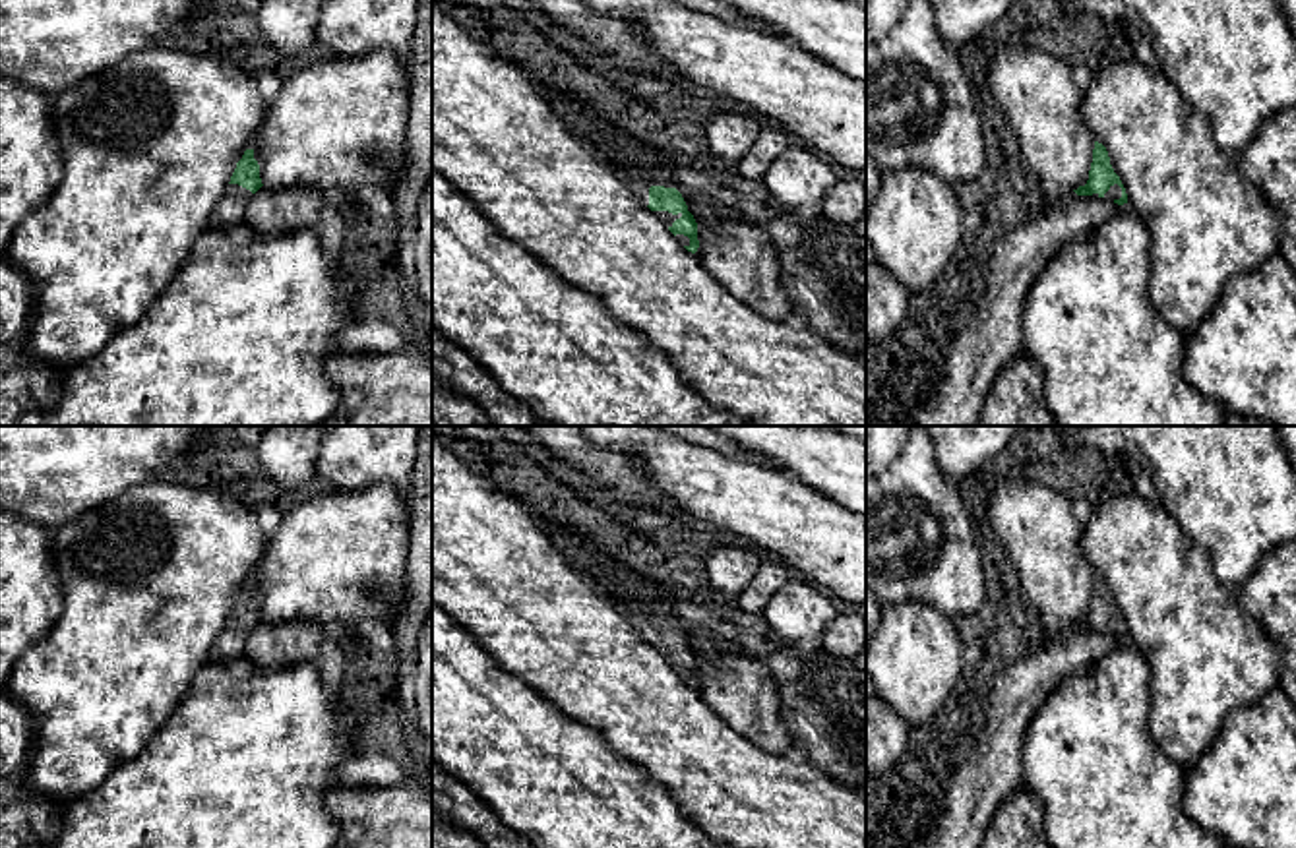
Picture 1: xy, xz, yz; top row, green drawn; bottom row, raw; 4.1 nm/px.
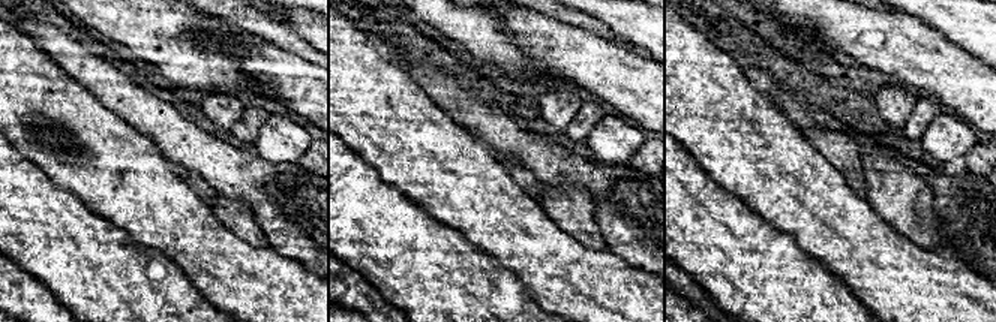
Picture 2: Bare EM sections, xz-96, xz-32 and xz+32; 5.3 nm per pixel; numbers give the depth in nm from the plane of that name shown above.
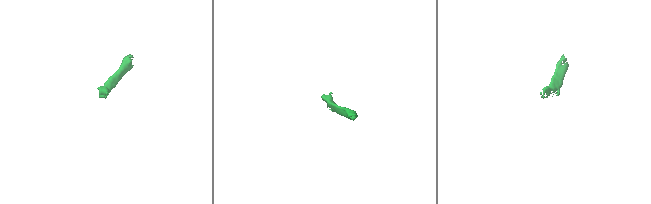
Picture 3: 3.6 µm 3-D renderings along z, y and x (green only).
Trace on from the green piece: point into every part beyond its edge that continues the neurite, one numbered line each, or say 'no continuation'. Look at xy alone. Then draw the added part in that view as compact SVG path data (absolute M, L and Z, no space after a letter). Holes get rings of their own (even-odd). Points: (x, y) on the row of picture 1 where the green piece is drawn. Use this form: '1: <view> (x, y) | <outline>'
1: xy (233, 204) | M229 184L221 201L215 205L209 225L238 225L244 221L244 211L254 194L238 184Z

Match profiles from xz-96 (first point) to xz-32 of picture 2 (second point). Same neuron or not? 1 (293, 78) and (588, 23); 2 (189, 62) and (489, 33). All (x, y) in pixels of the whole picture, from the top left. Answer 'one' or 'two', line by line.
1: two
2: one

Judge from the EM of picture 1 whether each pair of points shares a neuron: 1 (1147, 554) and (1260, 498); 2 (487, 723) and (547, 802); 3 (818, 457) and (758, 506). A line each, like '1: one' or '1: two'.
1: two
2: one
3: two

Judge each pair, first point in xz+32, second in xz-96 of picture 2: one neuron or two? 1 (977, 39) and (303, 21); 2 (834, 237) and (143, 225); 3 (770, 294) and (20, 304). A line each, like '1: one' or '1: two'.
1: one
2: one
3: two

